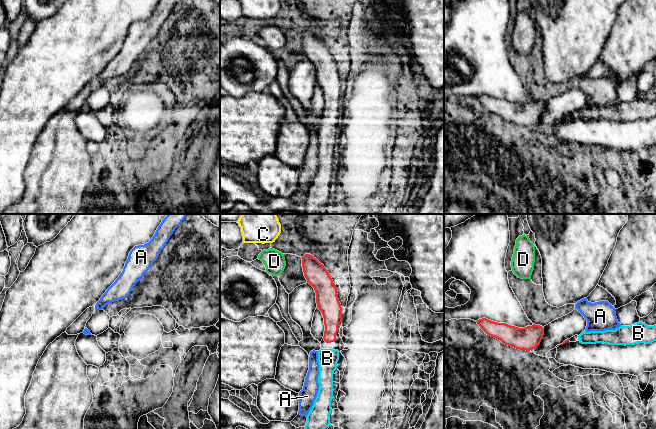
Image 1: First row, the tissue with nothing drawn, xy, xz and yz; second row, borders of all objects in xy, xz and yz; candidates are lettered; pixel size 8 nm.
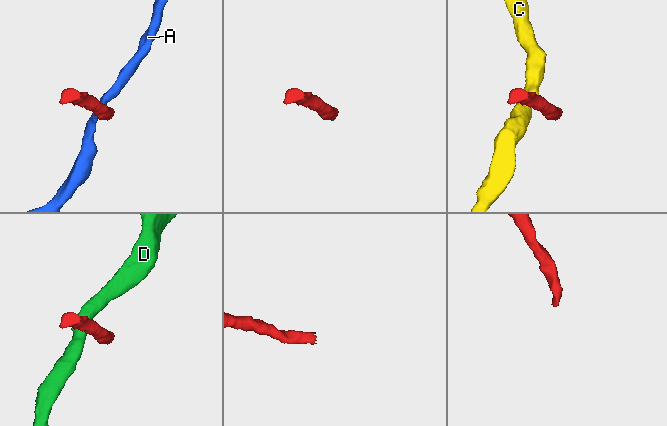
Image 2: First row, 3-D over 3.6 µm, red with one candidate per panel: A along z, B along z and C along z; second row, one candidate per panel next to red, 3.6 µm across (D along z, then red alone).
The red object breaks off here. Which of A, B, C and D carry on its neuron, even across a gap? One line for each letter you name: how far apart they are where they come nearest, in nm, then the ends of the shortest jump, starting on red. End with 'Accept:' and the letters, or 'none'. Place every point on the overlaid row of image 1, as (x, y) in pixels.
B: gap 60 nm; span xz (326, 342), (326, 349)
Accept: B

